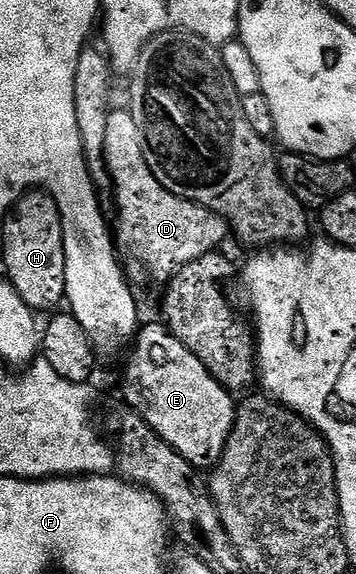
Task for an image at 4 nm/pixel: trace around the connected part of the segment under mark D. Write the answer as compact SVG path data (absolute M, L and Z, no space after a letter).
M127 109L110 110L107 117L107 141L105 142L105 170L109 172L111 196L117 202L117 223L115 219L115 243L122 252L134 255L147 270L153 271L153 279L160 285L168 284L177 272L182 271L189 263L202 259L205 255L214 254L217 247L227 236L227 224L222 215L208 211L197 203L180 199L168 191L151 173L143 157L143 145L139 129L135 126L135 117Z

